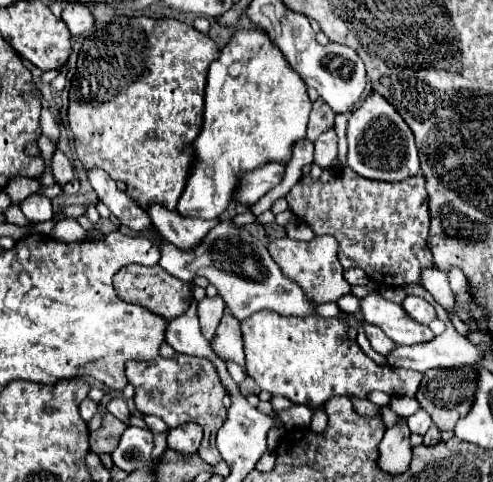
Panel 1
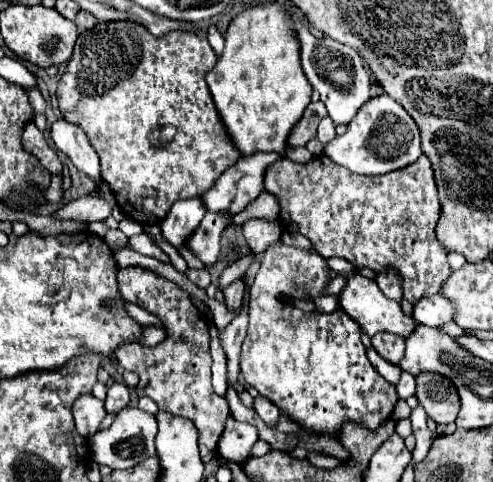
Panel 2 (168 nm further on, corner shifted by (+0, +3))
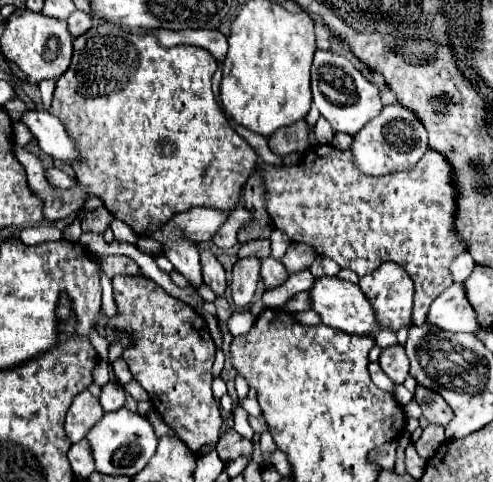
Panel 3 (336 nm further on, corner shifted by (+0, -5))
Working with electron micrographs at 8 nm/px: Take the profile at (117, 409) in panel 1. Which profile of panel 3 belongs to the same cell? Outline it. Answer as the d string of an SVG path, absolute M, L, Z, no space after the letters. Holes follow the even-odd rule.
M110 380L108 384L102 386L102 392L100 392L100 404L106 412L114 412L114 410L120 410L124 406L124 388L120 384L116 384L116 380Z

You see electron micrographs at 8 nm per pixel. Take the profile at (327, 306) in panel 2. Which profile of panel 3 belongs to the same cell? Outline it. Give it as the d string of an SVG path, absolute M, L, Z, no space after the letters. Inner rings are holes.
M314 310L298 312L298 314L294 314L294 318L296 318L300 324L306 324L306 326L316 326L316 324L320 322L320 316L318 316Z

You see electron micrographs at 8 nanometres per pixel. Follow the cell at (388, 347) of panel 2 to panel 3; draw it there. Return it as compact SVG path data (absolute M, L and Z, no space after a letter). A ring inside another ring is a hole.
M400 344L382 350L378 364L386 372L386 376L390 380L394 380L396 384L402 384L406 380L406 376L408 376L408 370L410 370L408 356L406 356L406 352L404 352L404 348Z

